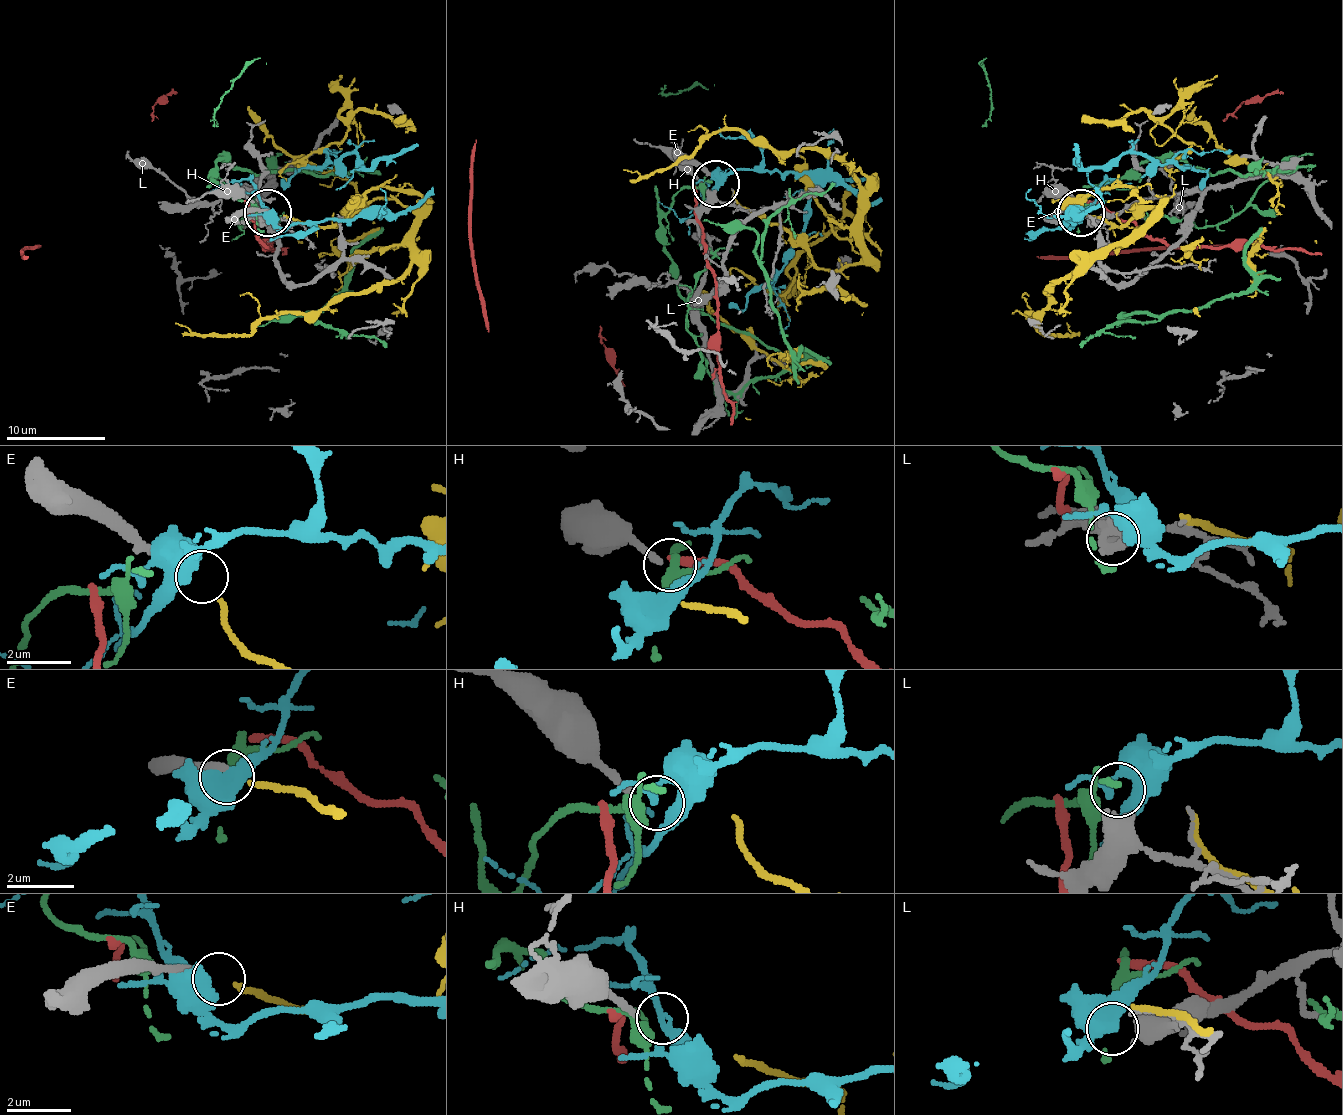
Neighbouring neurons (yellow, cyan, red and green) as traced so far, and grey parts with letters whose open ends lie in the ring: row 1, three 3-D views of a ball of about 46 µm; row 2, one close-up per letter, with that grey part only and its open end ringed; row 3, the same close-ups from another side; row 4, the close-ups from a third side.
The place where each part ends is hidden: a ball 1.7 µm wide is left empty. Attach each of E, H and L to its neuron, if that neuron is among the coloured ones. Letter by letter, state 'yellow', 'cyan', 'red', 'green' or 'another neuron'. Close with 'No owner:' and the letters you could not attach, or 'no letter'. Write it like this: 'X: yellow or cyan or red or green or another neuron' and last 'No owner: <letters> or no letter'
E: another neuron
H: another neuron
L: another neuron
No owner: E, H, L

